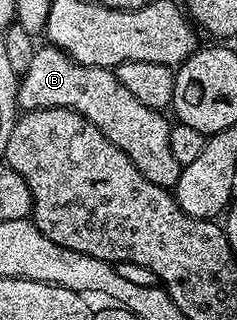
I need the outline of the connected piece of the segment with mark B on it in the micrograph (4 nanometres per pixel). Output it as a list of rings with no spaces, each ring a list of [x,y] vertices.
[[[35,47],[28,70],[21,73],[18,81],[19,109],[22,112],[31,112],[37,108],[67,108],[88,118],[88,122],[92,122],[92,126],[96,126],[96,130],[100,130],[100,134],[104,134],[104,138],[108,138],[108,142],[120,146],[120,150],[124,150],[124,154],[128,154],[128,158],[132,158],[136,170],[140,170],[140,174],[144,174],[144,178],[148,178],[148,182],[156,182],[156,186],[172,190],[180,178],[182,165],[178,164],[172,155],[171,121],[165,120],[162,117],[165,115],[159,109],[144,106],[144,102],[138,101],[129,90],[125,89],[120,83],[117,71],[100,66],[84,66],[80,62],[76,62],[67,52],[60,51],[59,48],[45,47]]]

